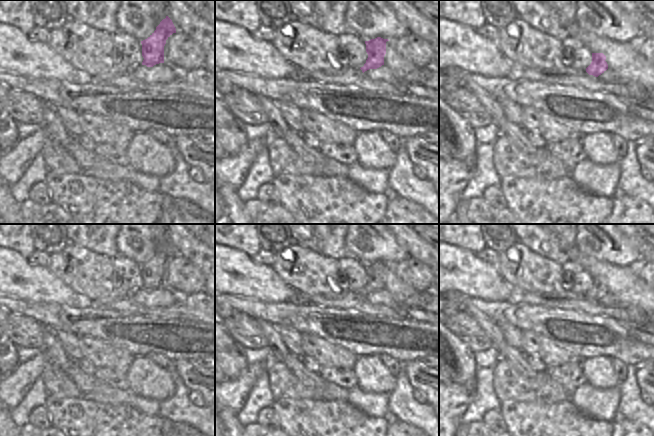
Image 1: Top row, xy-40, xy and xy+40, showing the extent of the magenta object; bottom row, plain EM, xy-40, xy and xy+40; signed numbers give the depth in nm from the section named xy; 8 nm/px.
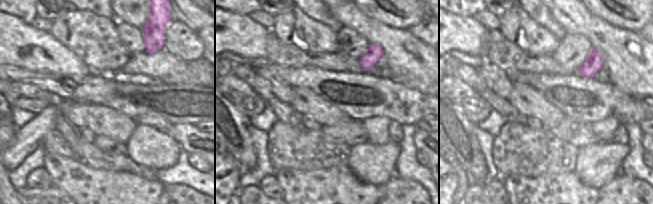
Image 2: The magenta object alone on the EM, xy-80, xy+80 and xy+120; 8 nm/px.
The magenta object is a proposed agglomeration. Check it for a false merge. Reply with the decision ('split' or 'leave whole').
leave whole

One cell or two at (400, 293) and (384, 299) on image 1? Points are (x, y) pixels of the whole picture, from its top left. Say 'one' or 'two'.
two

